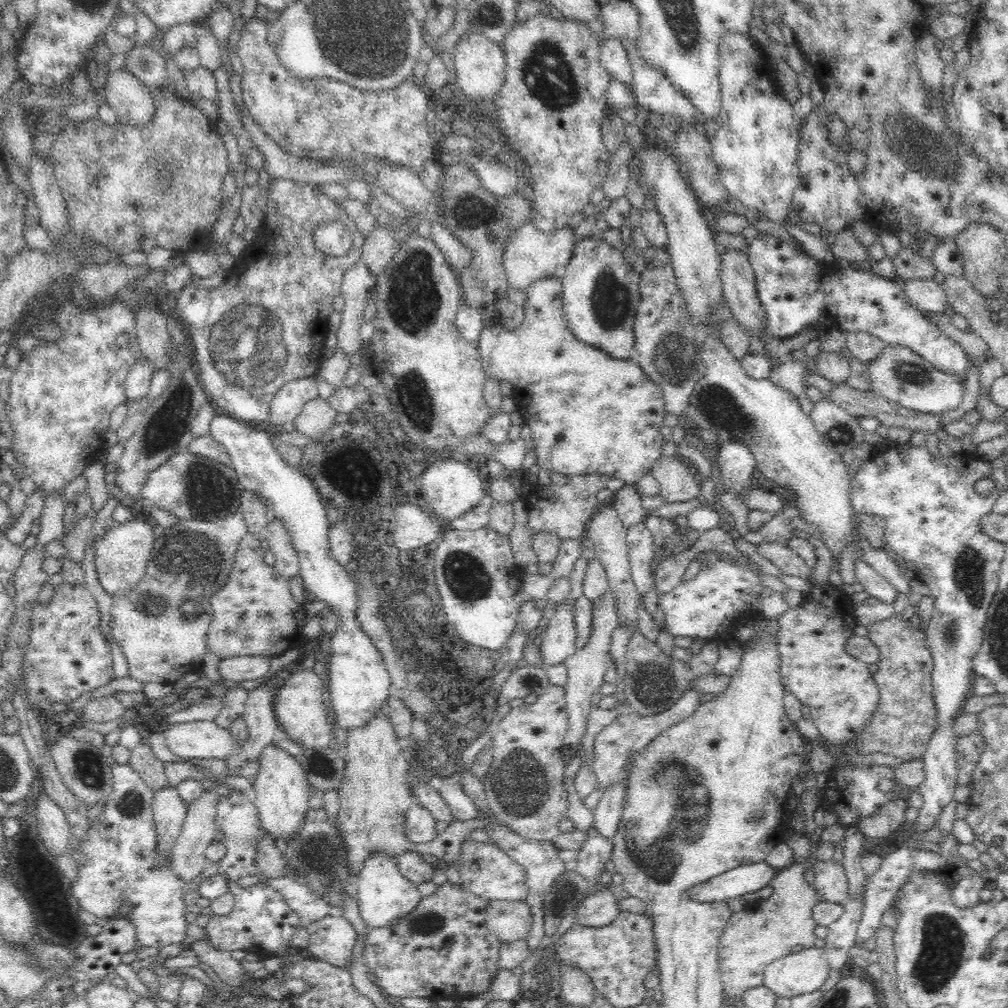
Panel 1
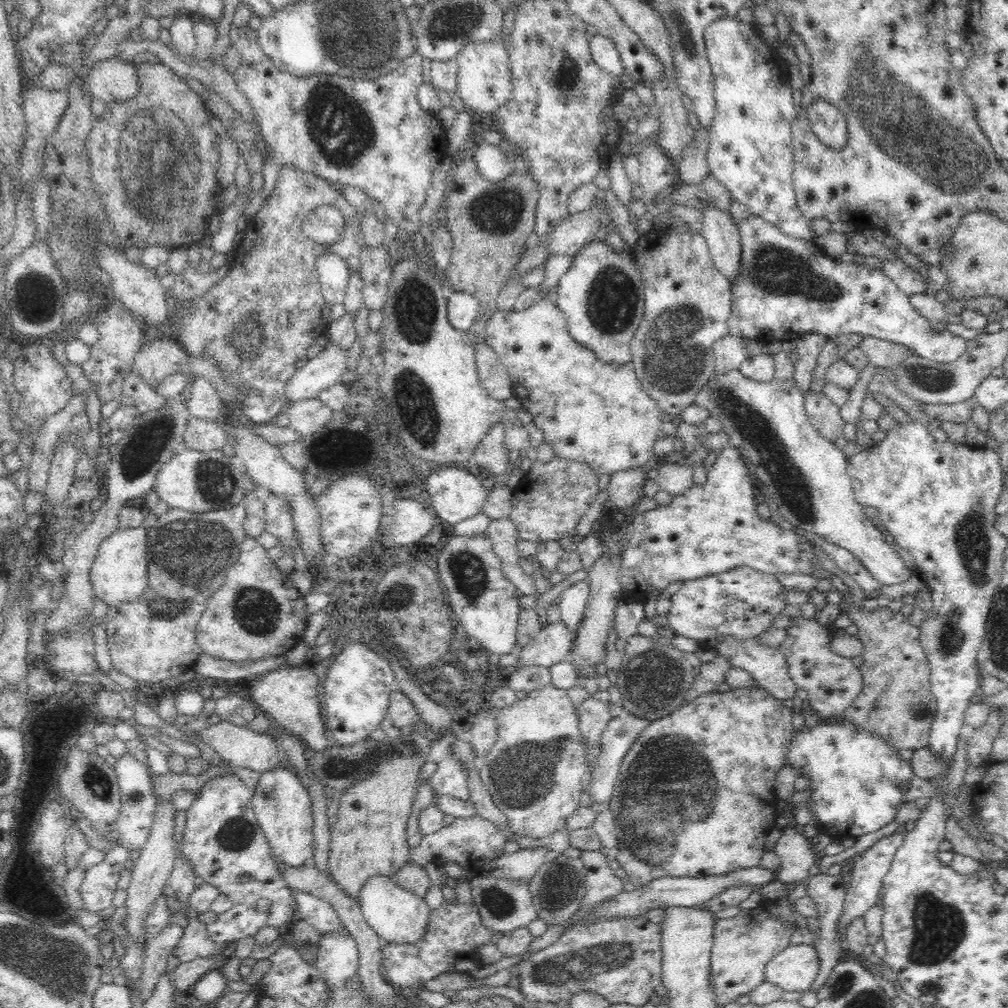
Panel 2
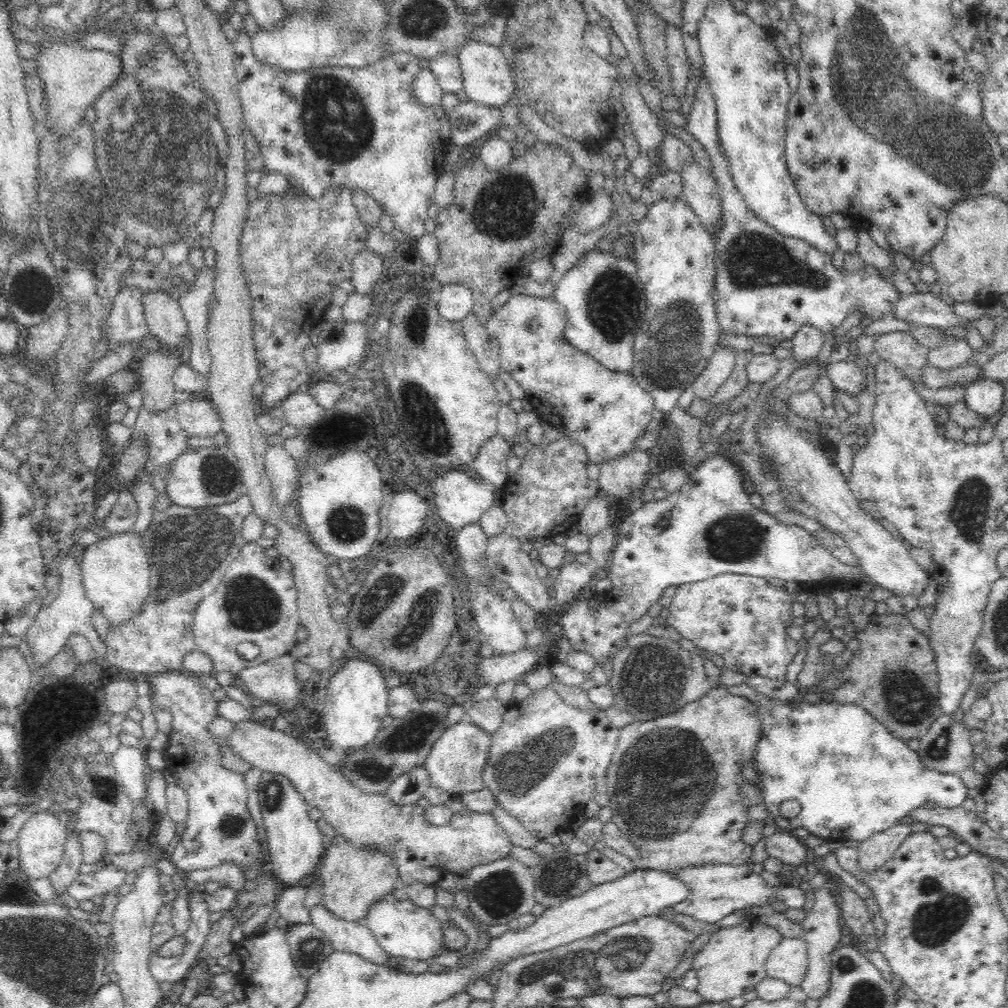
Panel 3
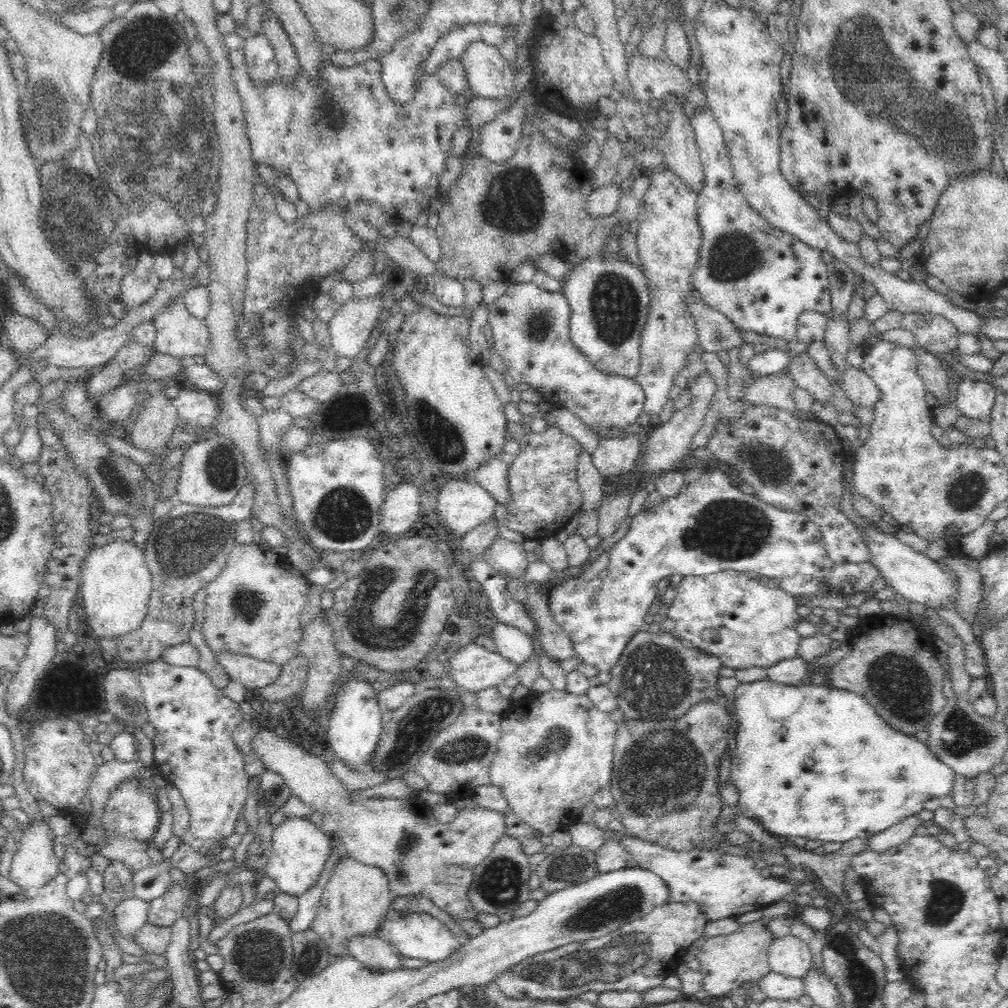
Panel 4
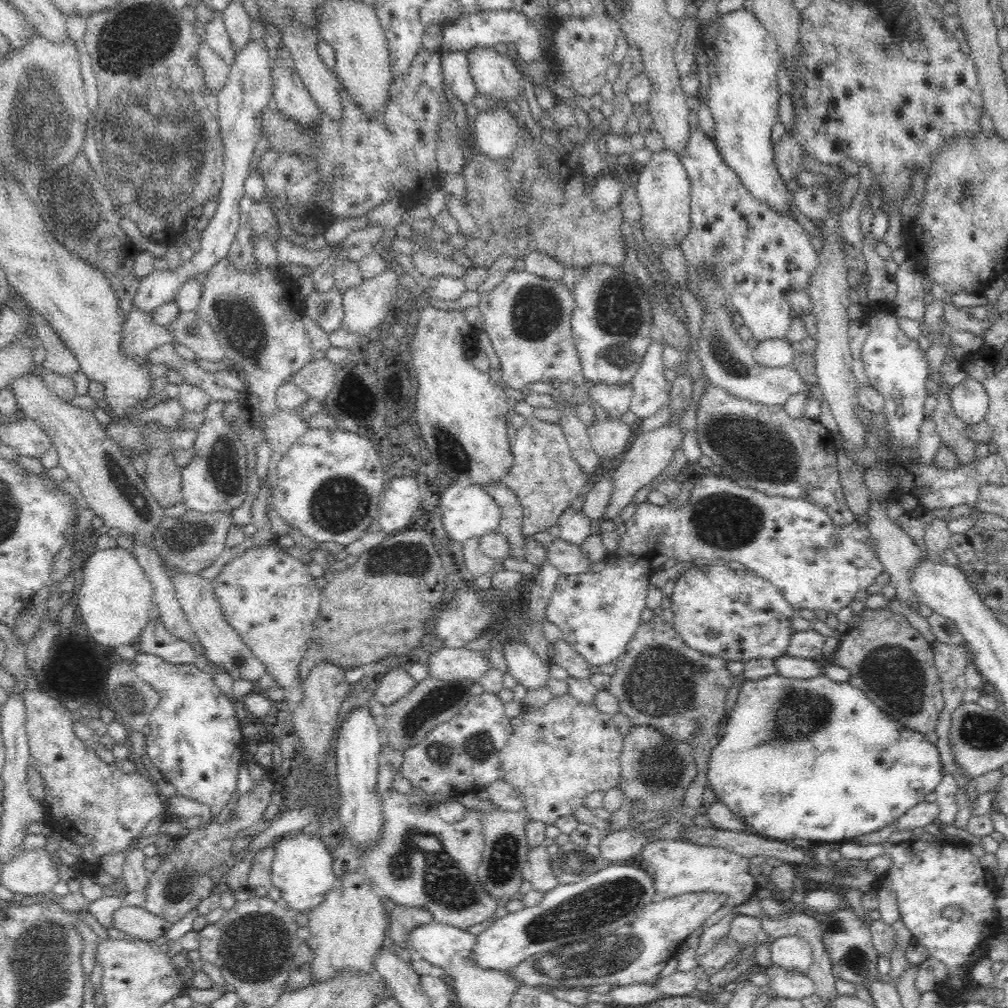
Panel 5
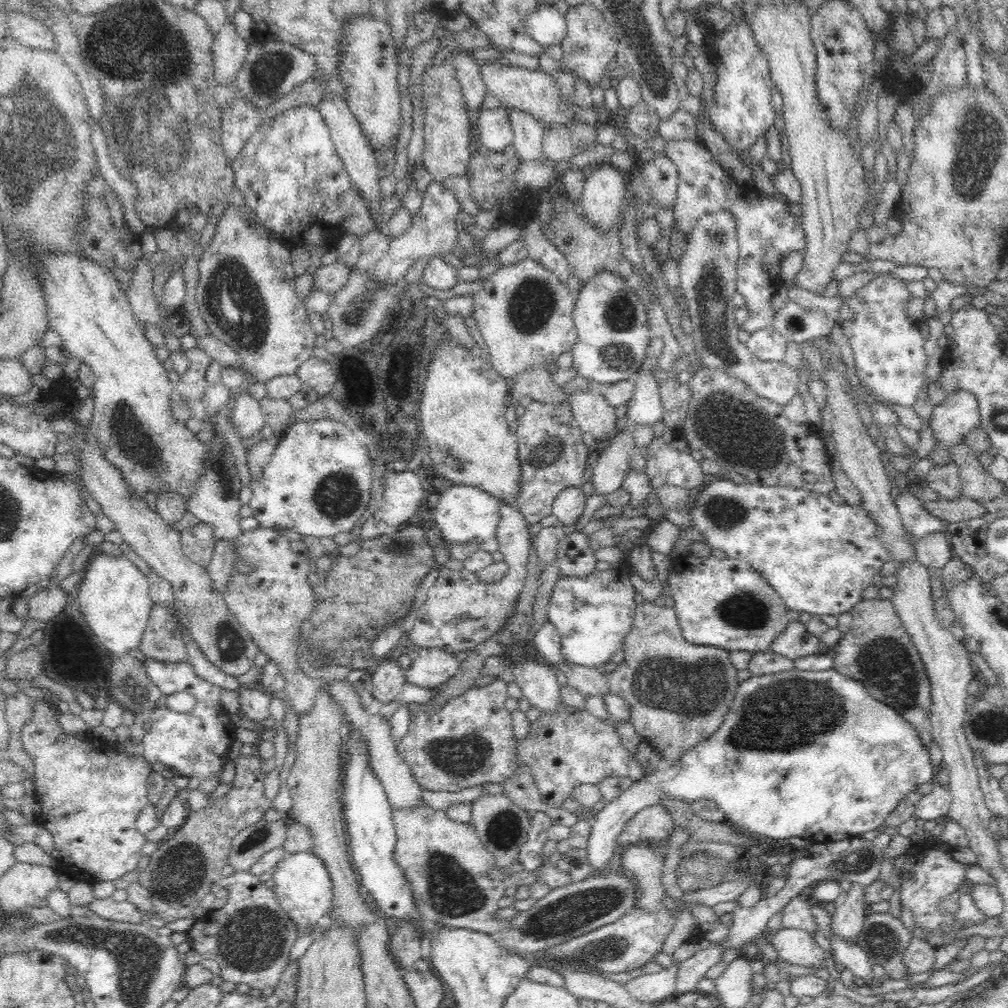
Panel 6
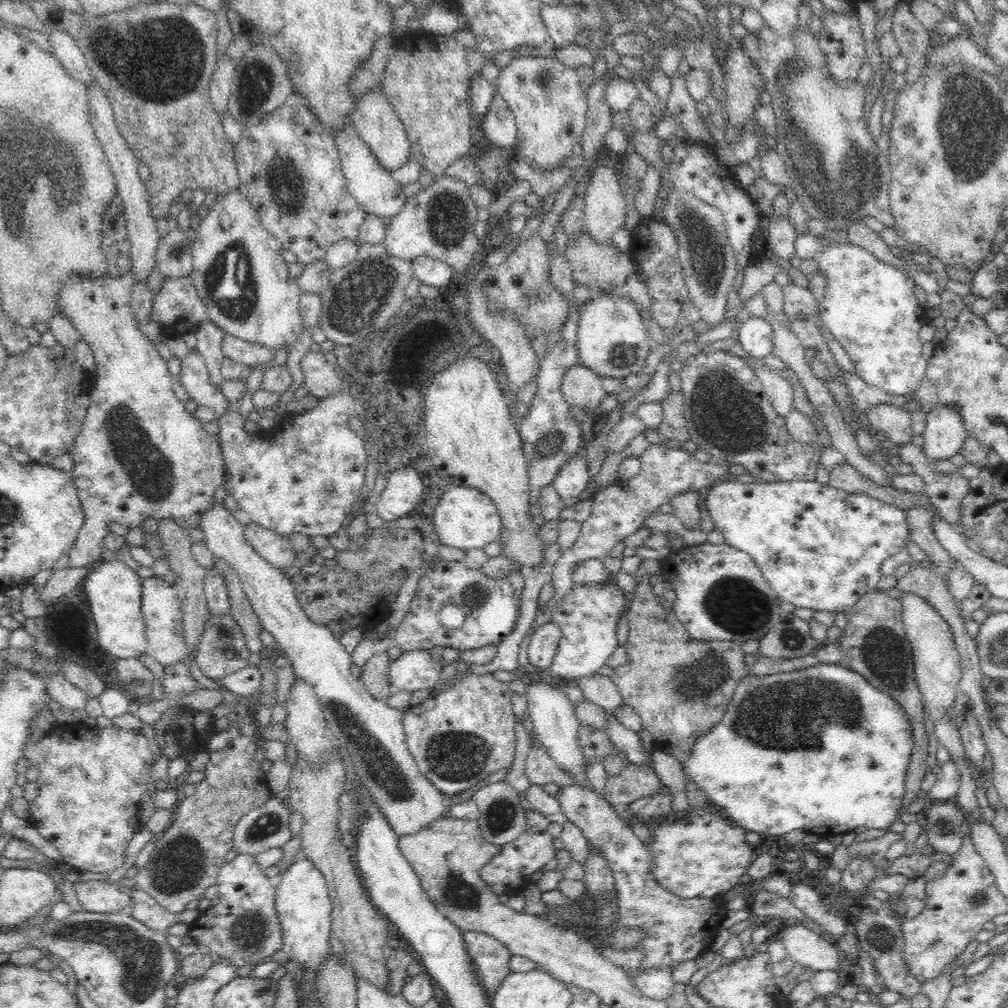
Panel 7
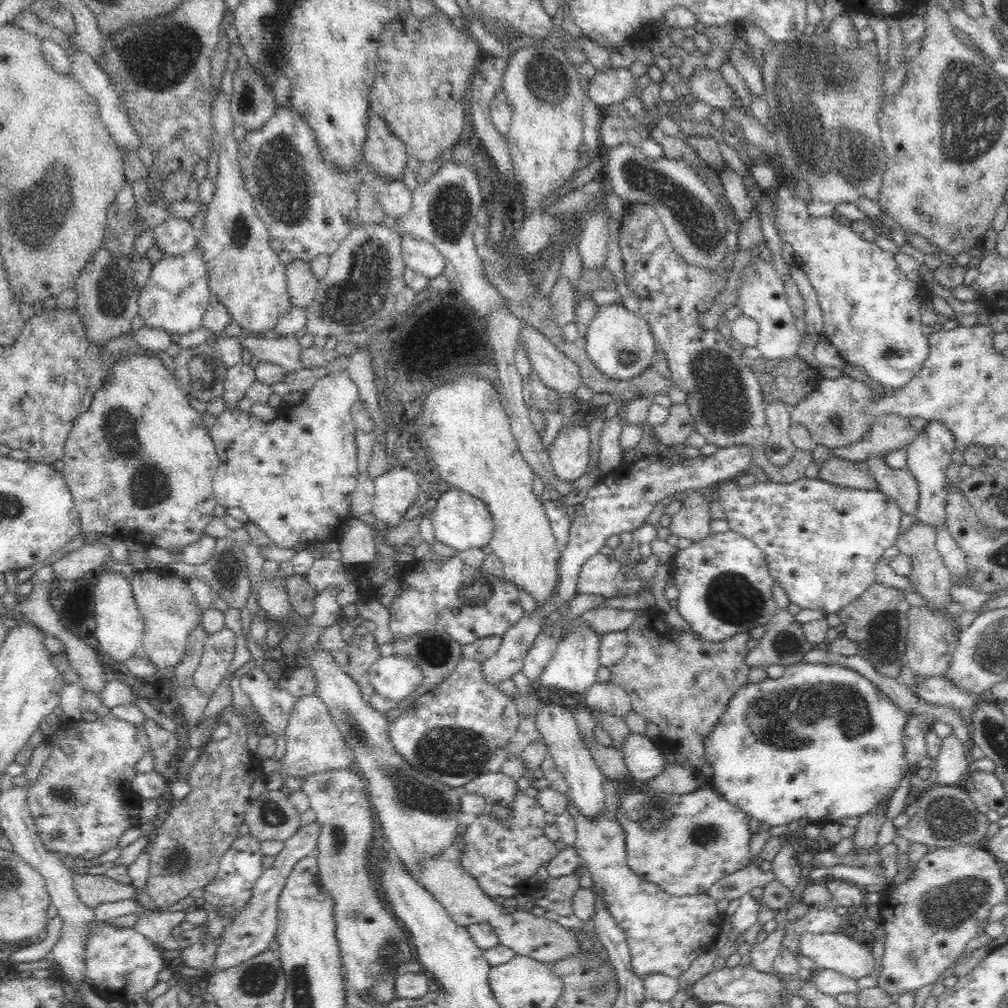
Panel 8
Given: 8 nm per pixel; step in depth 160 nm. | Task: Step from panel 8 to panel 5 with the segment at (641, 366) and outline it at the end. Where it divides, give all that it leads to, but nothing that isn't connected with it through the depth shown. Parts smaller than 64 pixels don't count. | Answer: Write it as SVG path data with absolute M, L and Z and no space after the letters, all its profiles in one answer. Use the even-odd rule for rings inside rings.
M606 264L586 266L571 291L575 302L572 336L584 376L592 382L630 383L651 340L653 313L647 293L634 274Z

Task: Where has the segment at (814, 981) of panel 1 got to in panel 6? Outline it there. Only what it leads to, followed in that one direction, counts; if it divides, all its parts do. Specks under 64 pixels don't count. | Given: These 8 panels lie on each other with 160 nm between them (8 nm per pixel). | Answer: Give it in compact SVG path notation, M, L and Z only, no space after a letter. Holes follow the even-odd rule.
M788 928L774 932L771 944L778 957L789 964L816 966L825 962L820 946L804 930Z

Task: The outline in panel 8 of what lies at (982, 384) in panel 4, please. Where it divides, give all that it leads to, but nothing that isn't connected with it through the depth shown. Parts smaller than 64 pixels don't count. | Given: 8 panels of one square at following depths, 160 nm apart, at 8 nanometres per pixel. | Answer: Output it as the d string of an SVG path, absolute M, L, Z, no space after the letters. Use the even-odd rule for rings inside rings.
M929 421L929 424L917 438L905 449L908 454L908 471L916 477L920 489L920 500L918 503L918 518L921 523L928 524L935 532L948 531L947 514L944 508L944 482L947 479L947 467L952 463L952 454L956 451L956 439L952 431L940 423L940 421Z

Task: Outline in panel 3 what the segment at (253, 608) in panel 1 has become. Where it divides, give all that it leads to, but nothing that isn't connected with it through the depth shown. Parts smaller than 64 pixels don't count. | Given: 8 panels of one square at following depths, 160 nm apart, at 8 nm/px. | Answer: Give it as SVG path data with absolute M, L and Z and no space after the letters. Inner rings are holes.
M252 542L244 544L215 591L198 605L192 636L197 649L212 659L216 672L235 675L288 655L297 645L296 630L300 624L293 573L280 564L279 557L272 551L266 551L257 542ZM242 642L256 644L260 648L259 656L251 661L240 657L236 650Z

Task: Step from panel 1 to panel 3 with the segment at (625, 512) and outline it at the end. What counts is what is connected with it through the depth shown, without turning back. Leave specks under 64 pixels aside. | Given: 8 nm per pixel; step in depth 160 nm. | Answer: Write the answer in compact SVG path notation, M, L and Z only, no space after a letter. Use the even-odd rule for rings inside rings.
M641 449L628 456L606 462L600 467L598 480L600 491L614 499L626 499L632 492L642 488L649 473L650 456Z

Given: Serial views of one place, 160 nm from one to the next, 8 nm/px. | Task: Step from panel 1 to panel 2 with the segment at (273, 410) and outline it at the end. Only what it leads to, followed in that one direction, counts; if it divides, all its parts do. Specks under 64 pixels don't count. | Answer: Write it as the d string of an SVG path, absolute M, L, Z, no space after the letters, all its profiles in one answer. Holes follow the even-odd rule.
M328 343L316 357L310 359L288 380L286 408L302 400L318 398L321 392L337 384L347 366L347 352Z

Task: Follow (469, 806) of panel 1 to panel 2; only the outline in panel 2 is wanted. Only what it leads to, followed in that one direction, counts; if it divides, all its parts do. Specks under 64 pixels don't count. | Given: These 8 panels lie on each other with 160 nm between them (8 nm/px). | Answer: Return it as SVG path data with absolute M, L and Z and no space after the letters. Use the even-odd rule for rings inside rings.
M451 750L449 757L442 759L437 764L437 769L429 778L433 794L446 795L462 802L468 801L469 792L468 785L466 785L466 776L468 776L466 765L454 758Z

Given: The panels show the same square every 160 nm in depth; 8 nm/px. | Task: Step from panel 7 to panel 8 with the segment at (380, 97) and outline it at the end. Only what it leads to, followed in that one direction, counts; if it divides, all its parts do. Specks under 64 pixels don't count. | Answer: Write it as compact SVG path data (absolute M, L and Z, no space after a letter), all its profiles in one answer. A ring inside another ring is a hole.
M368 112L362 156L380 176L406 178L405 166L410 157L406 145L377 112Z

